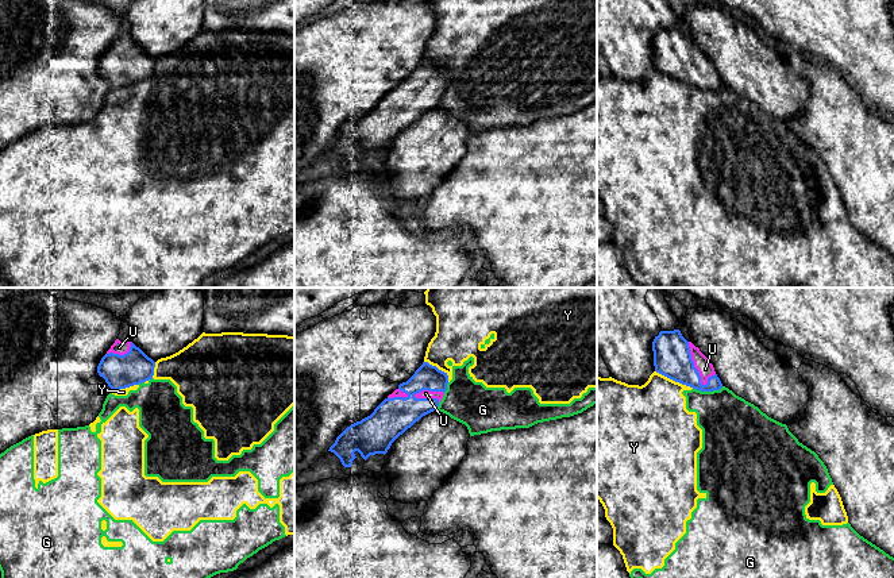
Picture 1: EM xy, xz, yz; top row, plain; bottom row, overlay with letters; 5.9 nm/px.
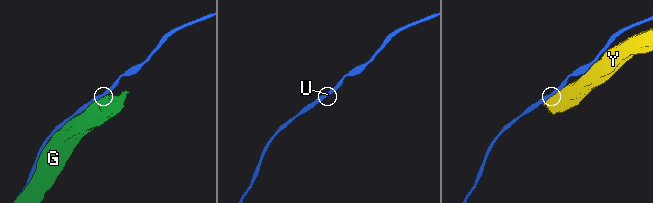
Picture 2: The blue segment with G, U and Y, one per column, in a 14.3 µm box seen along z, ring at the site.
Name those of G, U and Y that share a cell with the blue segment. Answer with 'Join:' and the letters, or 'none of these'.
Join: U

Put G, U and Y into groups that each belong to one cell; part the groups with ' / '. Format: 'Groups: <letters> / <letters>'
Groups: G Y / U

